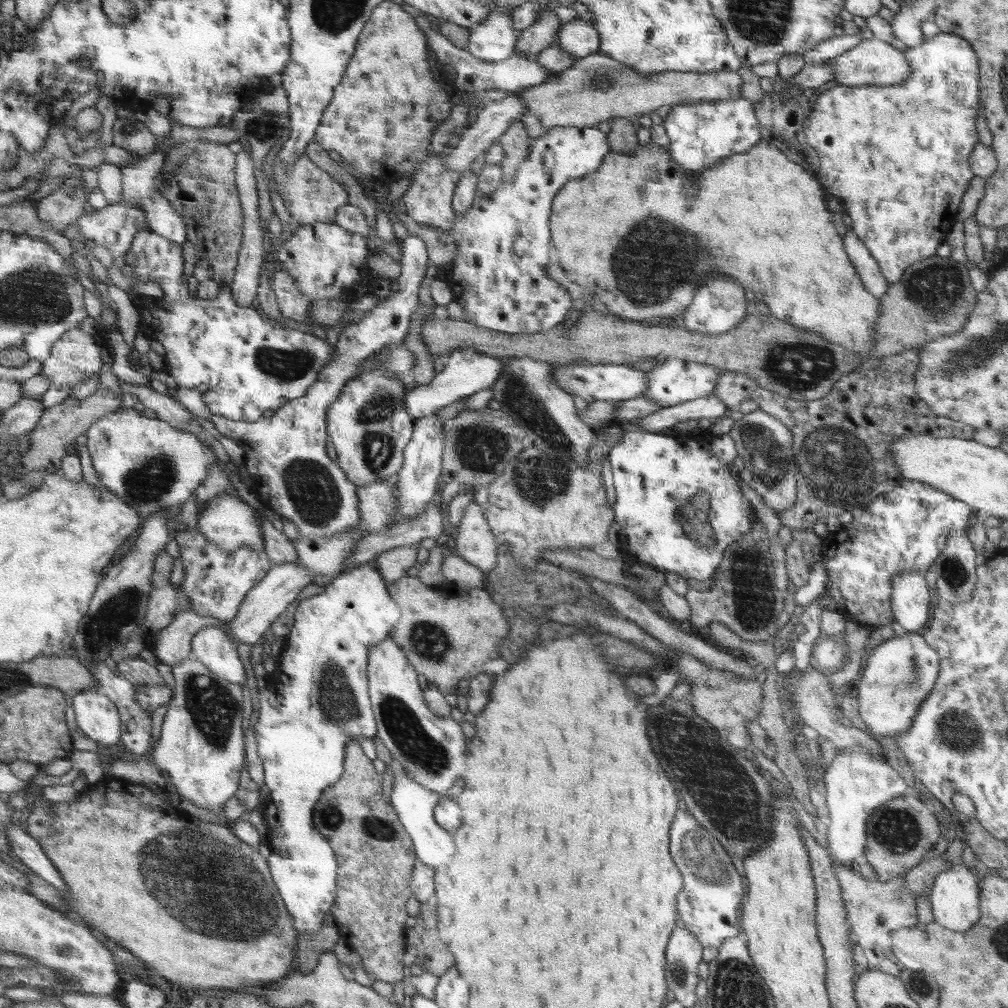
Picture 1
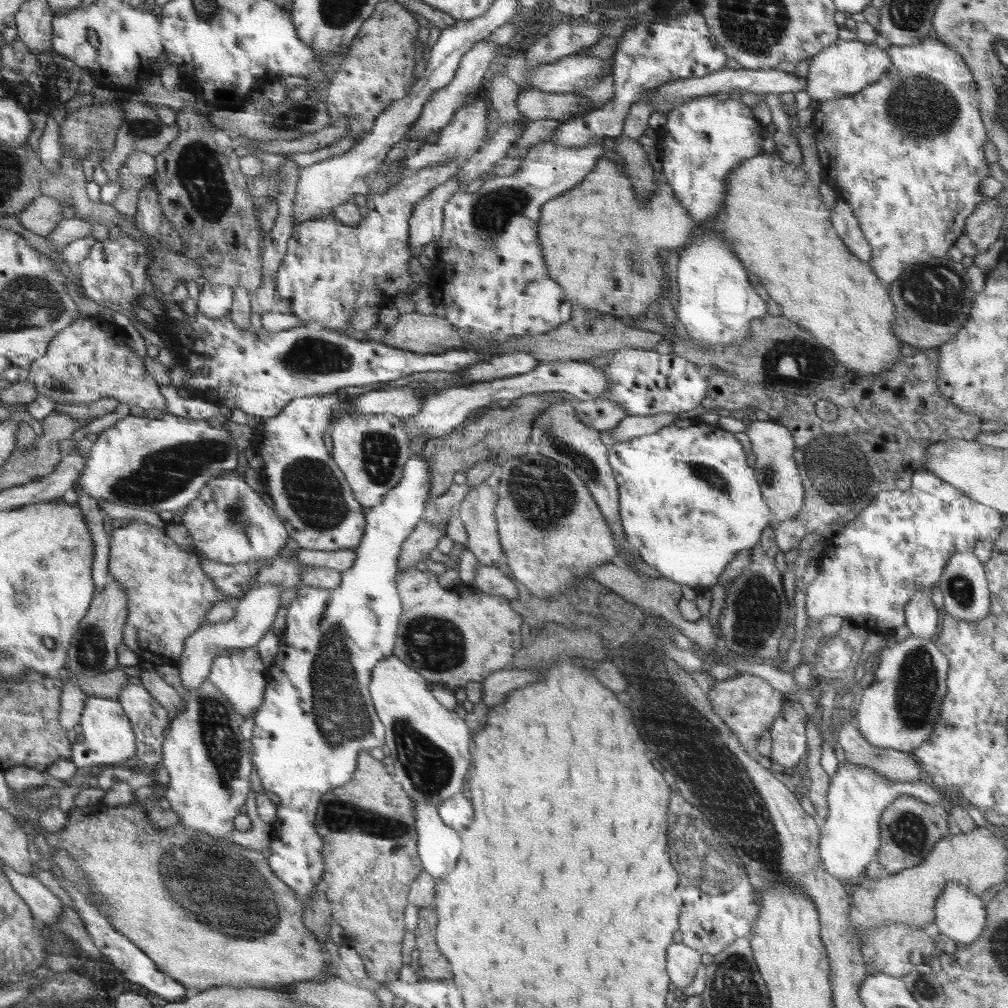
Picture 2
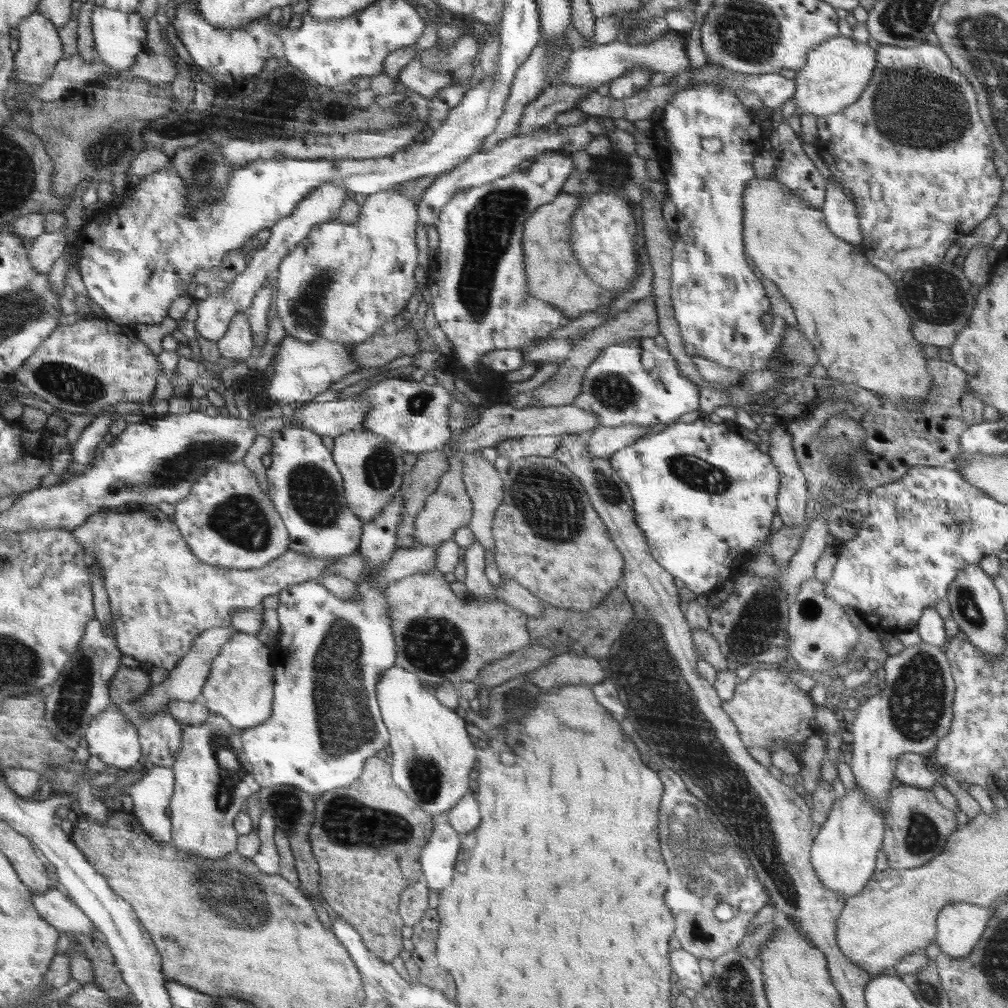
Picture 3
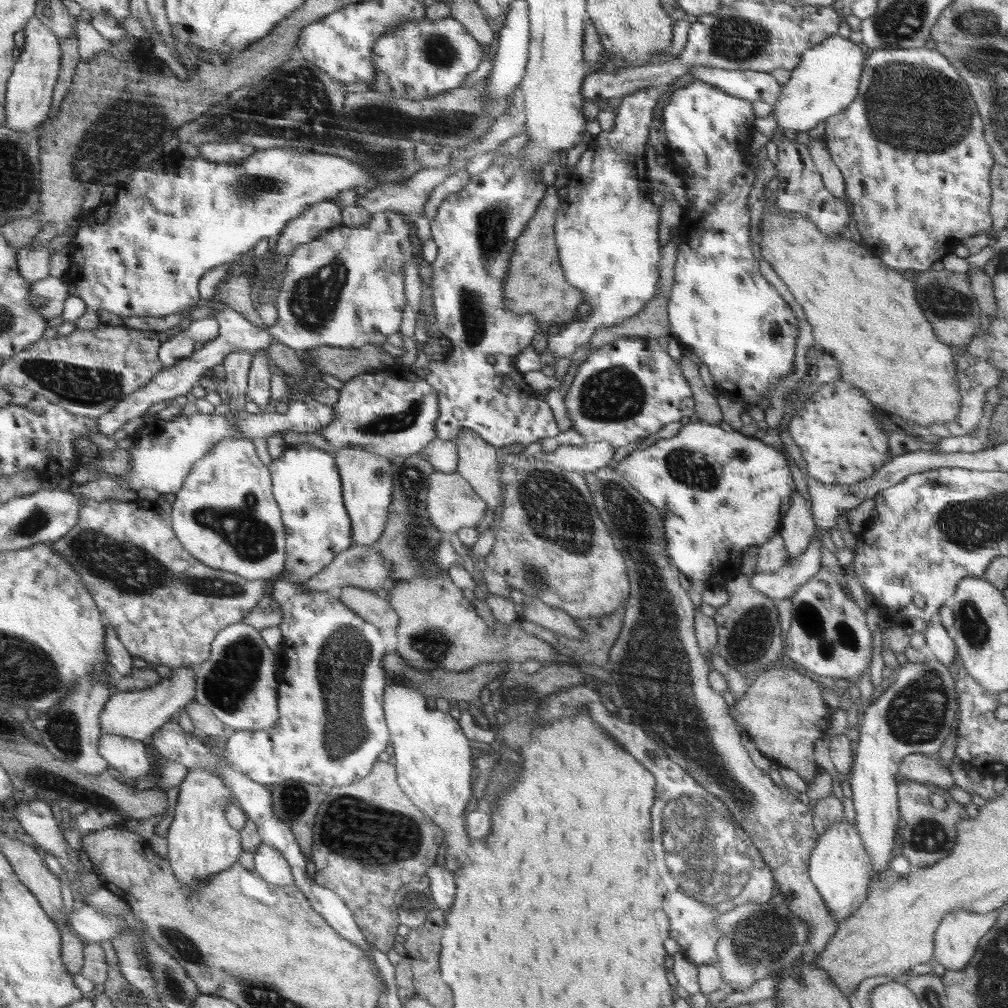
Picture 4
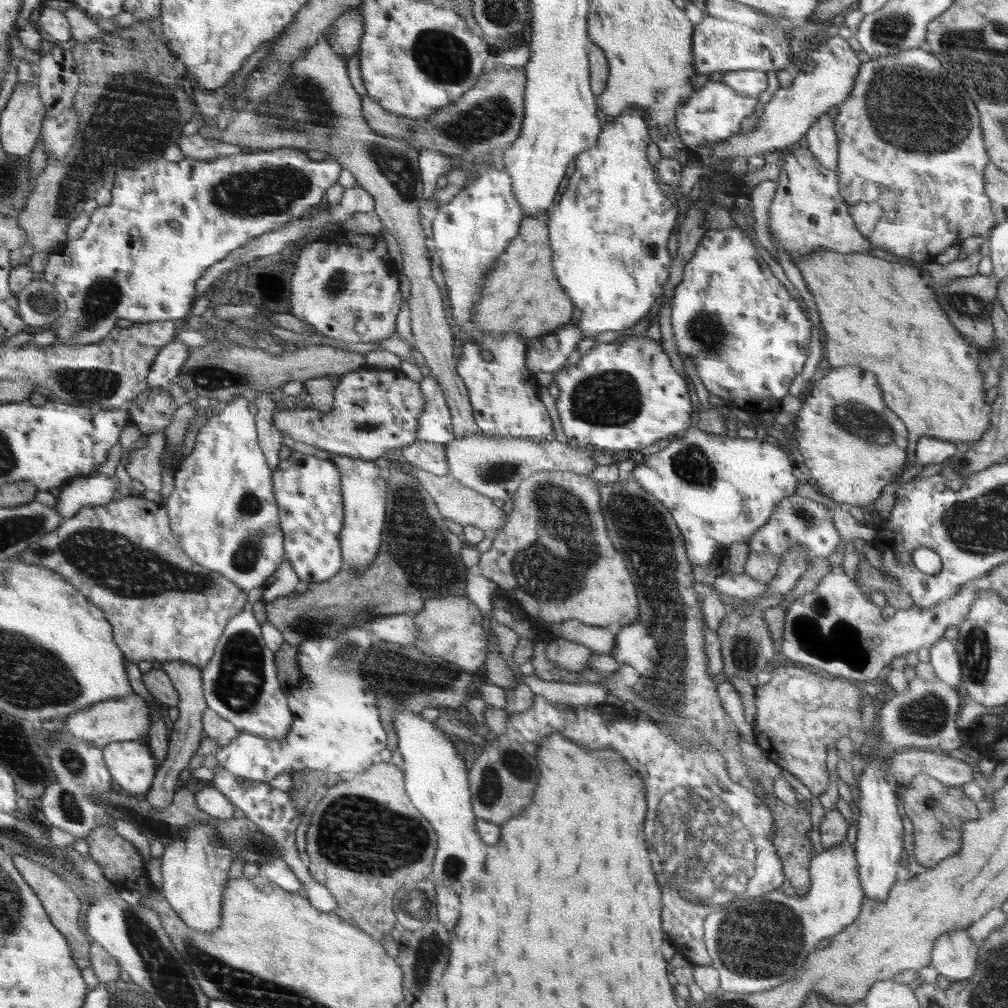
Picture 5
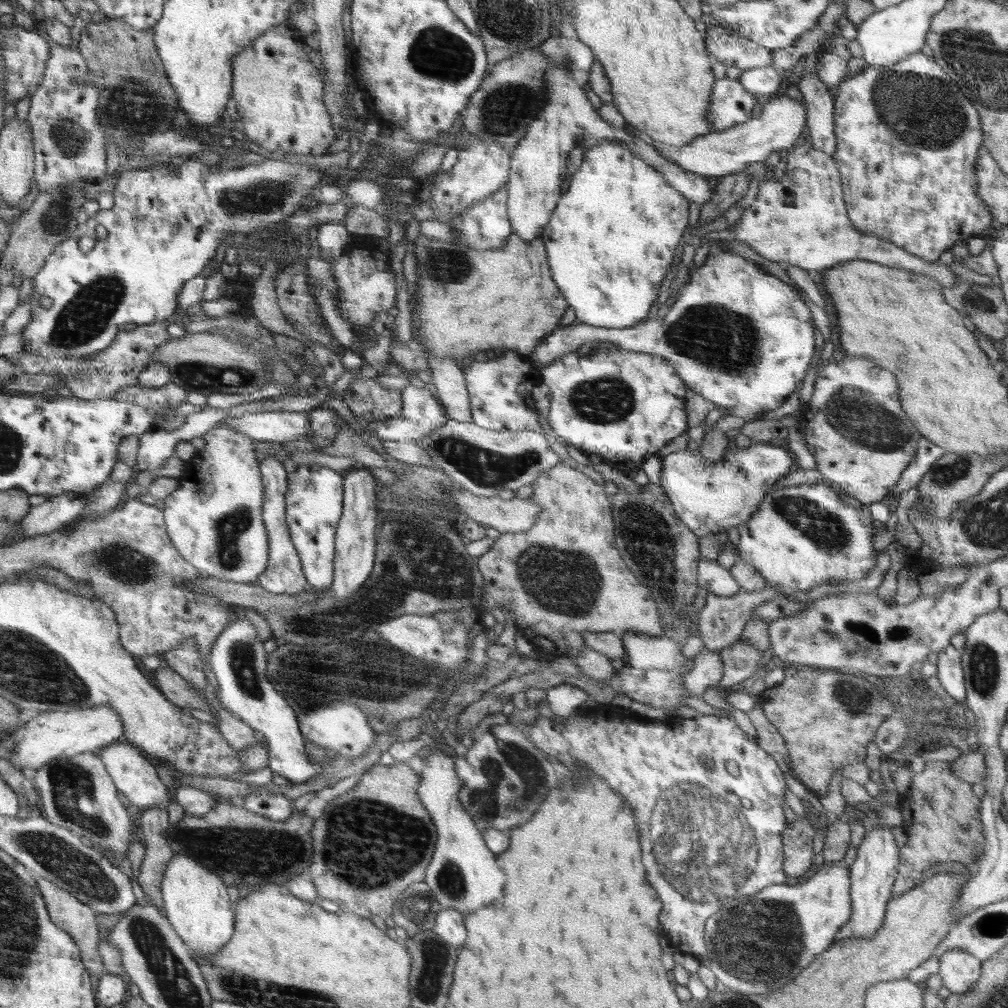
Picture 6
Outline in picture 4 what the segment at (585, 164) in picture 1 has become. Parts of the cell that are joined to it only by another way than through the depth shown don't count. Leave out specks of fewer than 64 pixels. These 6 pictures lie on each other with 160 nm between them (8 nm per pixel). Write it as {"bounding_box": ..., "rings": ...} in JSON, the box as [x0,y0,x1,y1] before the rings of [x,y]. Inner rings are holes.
{"bounding_box":[426,163,558,449],"rings":[[[517,163],[492,165],[486,172],[472,175],[463,190],[450,194],[440,204],[436,216],[430,222],[431,242],[438,246],[436,259],[430,264],[435,318],[440,334],[450,340],[453,346],[449,359],[432,363],[430,373],[426,376],[438,395],[436,439],[453,441],[467,428],[500,449],[510,444],[526,446],[536,443],[536,440],[558,437],[558,424],[550,408],[544,404],[544,400],[538,402],[532,398],[534,390],[523,378],[519,367],[513,365],[515,358],[531,346],[532,338],[539,330],[539,320],[534,315],[516,314],[504,308],[507,274],[510,272],[516,239],[523,235],[530,218],[544,199],[545,190],[546,185],[542,181],[528,176],[526,170]],[[492,356],[497,359],[496,362],[492,362]]]}

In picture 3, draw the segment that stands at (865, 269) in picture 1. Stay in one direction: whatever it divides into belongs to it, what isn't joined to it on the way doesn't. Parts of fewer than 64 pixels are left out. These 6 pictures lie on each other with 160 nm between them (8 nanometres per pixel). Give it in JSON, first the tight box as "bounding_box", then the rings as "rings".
{"bounding_box":[821,178,862,245],"rings":[[[826,178],[825,202],[821,206],[825,222],[832,234],[854,245],[860,245],[862,234],[857,218],[857,209],[853,202],[844,194],[843,186],[834,178]]]}

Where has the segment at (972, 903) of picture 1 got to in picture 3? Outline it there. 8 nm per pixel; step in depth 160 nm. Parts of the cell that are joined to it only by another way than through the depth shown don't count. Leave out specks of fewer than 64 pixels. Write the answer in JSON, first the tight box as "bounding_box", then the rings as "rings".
{"bounding_box":[934,901,992,957],"rings":[[[950,901],[938,913],[934,941],[949,957],[966,956],[982,937],[992,913],[991,908]]]}

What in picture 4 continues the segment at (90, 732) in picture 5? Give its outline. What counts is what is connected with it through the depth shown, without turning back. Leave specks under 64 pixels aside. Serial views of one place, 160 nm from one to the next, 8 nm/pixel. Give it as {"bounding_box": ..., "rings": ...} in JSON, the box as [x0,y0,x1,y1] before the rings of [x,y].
{"bounding_box":[102,668,196,741],"rings":[[[194,668],[174,669],[170,678],[162,679],[160,684],[149,689],[126,692],[113,691],[110,701],[102,713],[102,733],[135,738],[142,741],[156,733],[171,720],[171,716],[195,701],[196,682]]]}

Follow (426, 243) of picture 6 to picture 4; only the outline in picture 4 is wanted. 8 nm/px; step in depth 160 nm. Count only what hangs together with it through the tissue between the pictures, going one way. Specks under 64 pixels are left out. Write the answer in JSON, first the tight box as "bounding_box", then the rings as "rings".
{"bounding_box":[506,141,587,352],"rings":[[[584,141],[568,148],[564,158],[564,168],[559,171],[554,184],[546,186],[544,199],[537,206],[523,235],[516,239],[515,252],[511,256],[510,272],[507,274],[506,282],[506,298],[508,298],[506,307],[516,314],[534,315],[539,320],[539,330],[536,336],[540,338],[536,338],[536,342],[531,342],[531,346],[538,352],[546,348],[546,338],[542,336],[546,336],[546,330],[550,326],[548,322],[564,324],[564,320],[572,320],[578,306],[582,304],[582,292],[576,290],[572,283],[567,281],[566,272],[558,258],[559,247],[555,241],[555,223],[559,209],[562,208],[558,191],[568,185],[570,170],[578,163],[586,149],[587,142]]]}

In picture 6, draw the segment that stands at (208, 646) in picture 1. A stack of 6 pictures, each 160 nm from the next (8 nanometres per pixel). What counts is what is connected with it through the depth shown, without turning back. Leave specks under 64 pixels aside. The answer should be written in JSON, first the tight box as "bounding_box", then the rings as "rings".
{"bounding_box":[210,616,328,784],"rings":[[[240,616],[234,621],[230,621],[227,628],[215,640],[211,648],[210,667],[214,672],[214,676],[216,676],[216,682],[218,682],[216,698],[224,711],[228,711],[229,714],[242,720],[253,730],[261,732],[266,738],[270,750],[268,768],[272,773],[284,777],[292,784],[310,781],[313,777],[318,777],[324,773],[322,768],[325,764],[328,764],[328,761],[310,757],[311,753],[306,749],[306,743],[299,730],[299,720],[294,708],[287,703],[287,700],[275,689],[275,686],[272,686],[267,678],[267,657],[269,654],[264,652],[264,646],[256,638],[256,632],[253,622],[249,621],[245,616]]]}

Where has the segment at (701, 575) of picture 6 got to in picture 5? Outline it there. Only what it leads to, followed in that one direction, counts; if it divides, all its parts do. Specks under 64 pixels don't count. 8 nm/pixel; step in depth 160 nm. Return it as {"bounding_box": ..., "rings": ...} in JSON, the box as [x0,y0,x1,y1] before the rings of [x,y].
{"bounding_box":[713,571,768,599],"rings":[[[727,571],[716,578],[713,586],[718,594],[722,593],[736,598],[748,599],[765,594],[768,582],[757,581],[746,573],[732,574]]]}

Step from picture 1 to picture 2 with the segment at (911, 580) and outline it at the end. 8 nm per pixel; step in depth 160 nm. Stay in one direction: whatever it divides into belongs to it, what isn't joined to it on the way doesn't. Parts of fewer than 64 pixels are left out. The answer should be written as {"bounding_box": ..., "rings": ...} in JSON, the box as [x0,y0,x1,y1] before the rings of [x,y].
{"bounding_box":[905,591,941,640],"rings":[[[918,591],[905,606],[905,625],[913,636],[932,640],[938,634],[941,614],[934,607],[931,595]]]}

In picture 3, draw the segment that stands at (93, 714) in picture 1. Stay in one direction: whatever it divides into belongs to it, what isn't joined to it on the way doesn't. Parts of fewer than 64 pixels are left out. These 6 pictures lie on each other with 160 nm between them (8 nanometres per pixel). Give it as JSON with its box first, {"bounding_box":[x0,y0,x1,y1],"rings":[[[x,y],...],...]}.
{"bounding_box":[85,703,142,770],"rings":[[[112,703],[92,720],[85,737],[88,754],[98,756],[106,765],[117,770],[130,768],[142,758],[136,728],[128,718],[124,718],[123,711],[116,704]]]}

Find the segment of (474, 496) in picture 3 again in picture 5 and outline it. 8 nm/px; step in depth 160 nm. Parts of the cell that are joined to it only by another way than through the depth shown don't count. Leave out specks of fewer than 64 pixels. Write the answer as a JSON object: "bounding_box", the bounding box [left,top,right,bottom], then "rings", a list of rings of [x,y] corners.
{"bounding_box":[198,39,481,438],"rings":[[[327,39],[309,47],[304,60],[294,62],[291,77],[284,80],[283,88],[271,98],[271,120],[277,122],[277,118],[285,116],[287,124],[293,128],[285,136],[268,133],[268,122],[264,122],[264,117],[258,116],[260,110],[254,110],[250,103],[236,112],[236,116],[232,116],[223,131],[215,124],[204,121],[198,134],[202,139],[216,139],[249,148],[290,146],[305,150],[306,145],[328,153],[344,170],[356,177],[357,186],[374,198],[373,211],[400,247],[403,258],[401,272],[411,284],[409,306],[412,343],[424,356],[430,375],[443,389],[446,405],[451,409],[455,438],[480,435],[481,430],[473,415],[468,389],[456,372],[455,336],[442,307],[442,294],[432,279],[432,265],[427,257],[426,246],[429,241],[420,224],[422,216],[419,210],[423,201],[423,183],[419,170],[420,149],[371,129],[367,119],[363,117],[362,96],[350,84],[347,63],[342,55],[335,53]]]}

